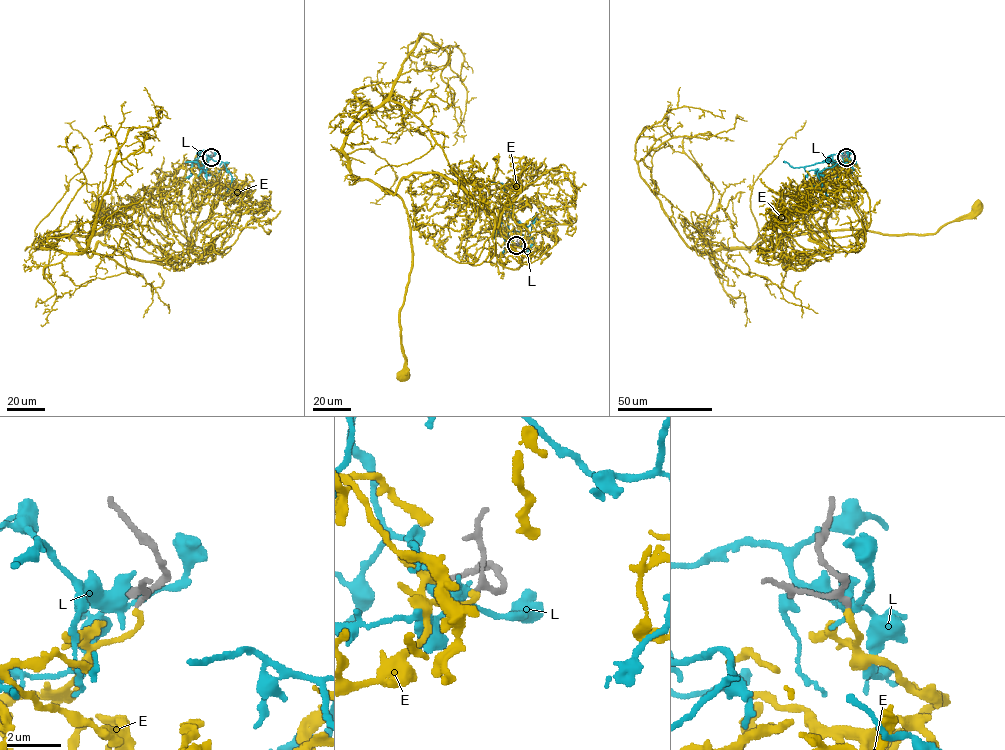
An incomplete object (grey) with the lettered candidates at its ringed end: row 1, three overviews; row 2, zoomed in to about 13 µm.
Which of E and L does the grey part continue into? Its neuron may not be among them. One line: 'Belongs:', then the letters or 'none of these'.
Belongs: E

